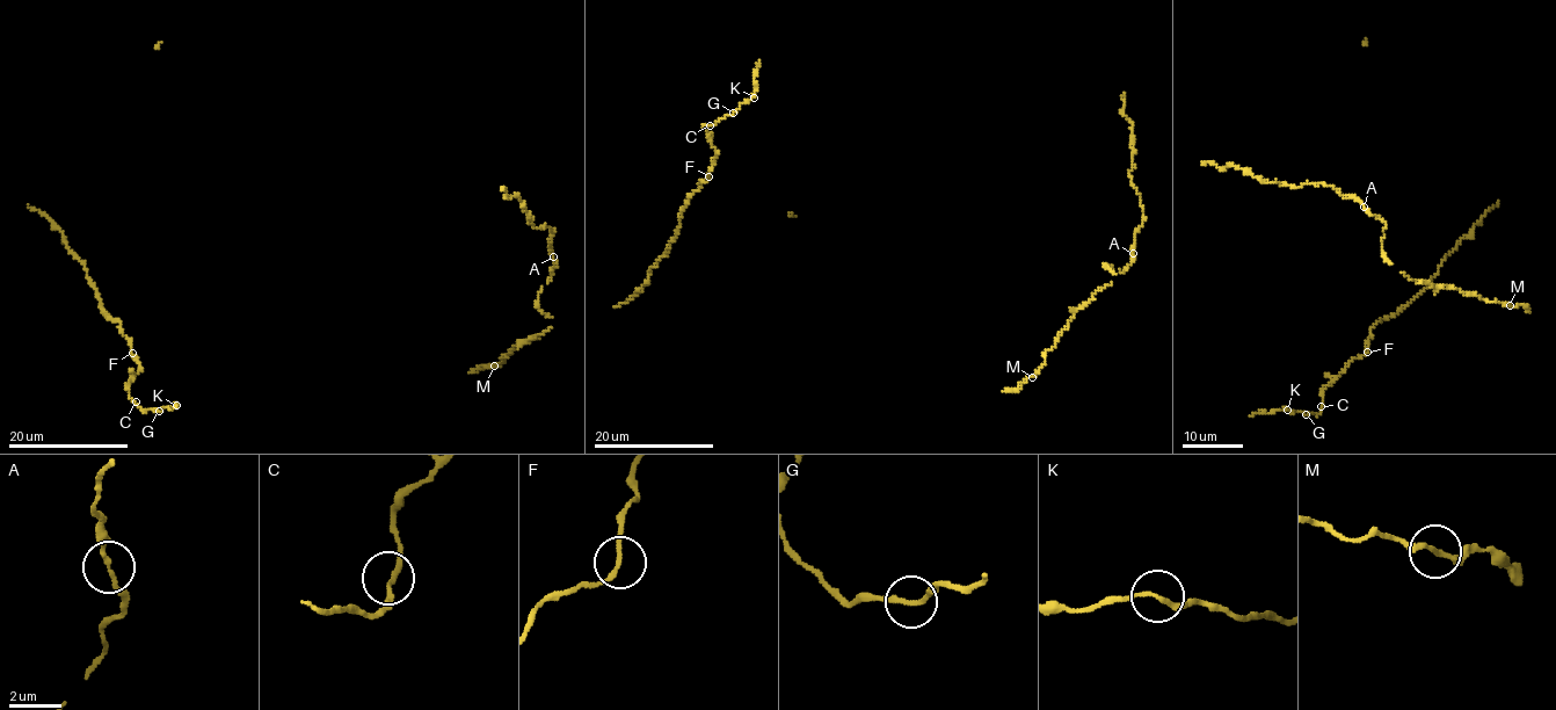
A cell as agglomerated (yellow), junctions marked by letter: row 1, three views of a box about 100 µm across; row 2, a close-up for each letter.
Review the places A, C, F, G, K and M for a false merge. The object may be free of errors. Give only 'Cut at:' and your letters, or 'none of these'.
Cut at: none of these

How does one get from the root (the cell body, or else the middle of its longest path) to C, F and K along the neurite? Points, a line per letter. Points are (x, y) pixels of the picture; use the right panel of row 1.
C: (1307, 414), (1317, 414), (1321, 406)
F: (1307, 414), (1320, 413), (1325, 388), (1347, 363), (1367, 352)
K: (1307, 414), (1287, 410)

